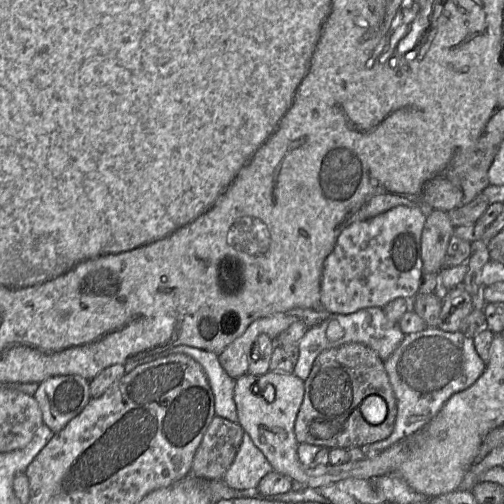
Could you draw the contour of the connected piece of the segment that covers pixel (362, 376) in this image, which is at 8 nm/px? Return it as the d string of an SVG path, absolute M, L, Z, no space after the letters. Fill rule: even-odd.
M346 343L324 350L316 357L308 377L304 380L304 397L295 420L294 433L298 443L302 444L342 449L362 447L386 439L393 431L396 417L397 401L385 370L384 362L370 347L361 343ZM371 395L380 396L387 405L387 416L382 423L377 425L370 424L361 412L362 402ZM320 419L337 423L339 425L339 432L329 439L320 439L313 436L310 432L311 423Z

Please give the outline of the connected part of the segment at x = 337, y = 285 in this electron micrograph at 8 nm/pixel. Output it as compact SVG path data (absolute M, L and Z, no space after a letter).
M399 205L343 229L324 262L320 307L347 315L368 307L384 308L399 297L413 300L423 275L421 235L426 215L424 207Z

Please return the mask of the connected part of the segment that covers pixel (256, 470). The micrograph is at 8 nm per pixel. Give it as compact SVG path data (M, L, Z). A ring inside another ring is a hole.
M244 431L235 459L222 481L236 490L255 491L260 480L274 469Z

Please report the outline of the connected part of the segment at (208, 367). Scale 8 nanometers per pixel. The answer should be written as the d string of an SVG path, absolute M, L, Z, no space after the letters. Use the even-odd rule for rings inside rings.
M188 345L170 347L163 353L168 356L174 353L189 355L197 361L205 372L215 400L215 414L238 423L236 404L234 401L235 380L221 366L218 355Z

